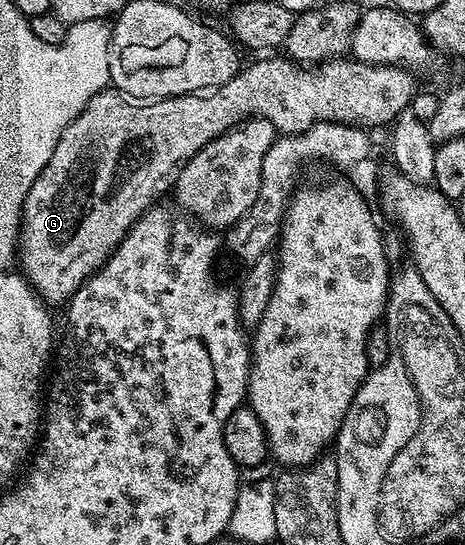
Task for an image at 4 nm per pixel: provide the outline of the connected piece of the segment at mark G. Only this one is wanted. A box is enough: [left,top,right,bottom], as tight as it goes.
[20,55,416,307]

